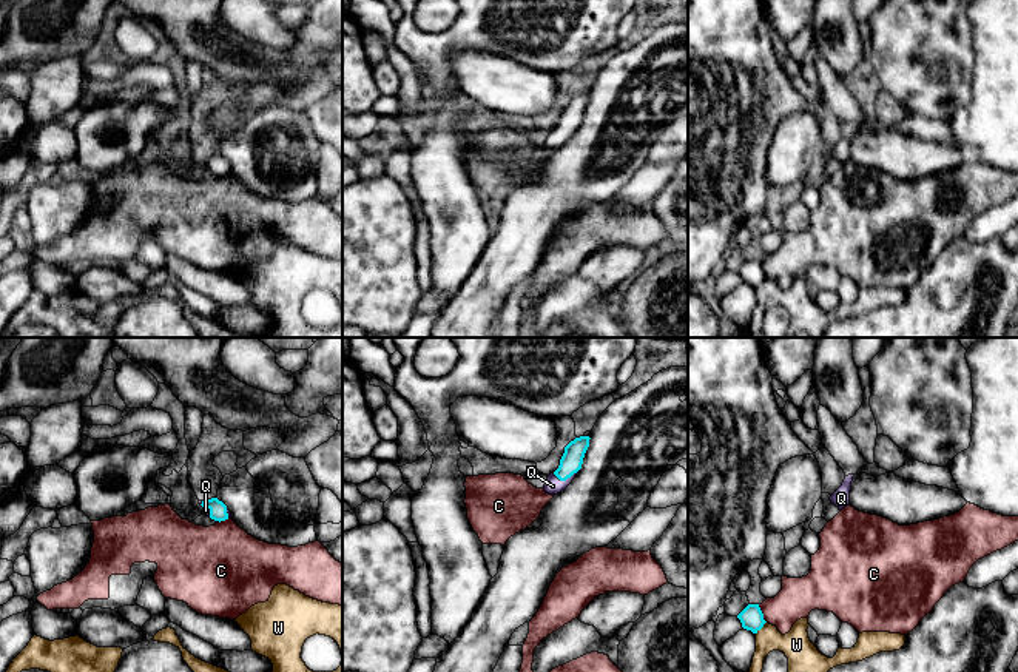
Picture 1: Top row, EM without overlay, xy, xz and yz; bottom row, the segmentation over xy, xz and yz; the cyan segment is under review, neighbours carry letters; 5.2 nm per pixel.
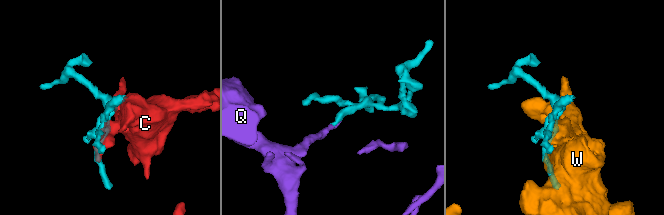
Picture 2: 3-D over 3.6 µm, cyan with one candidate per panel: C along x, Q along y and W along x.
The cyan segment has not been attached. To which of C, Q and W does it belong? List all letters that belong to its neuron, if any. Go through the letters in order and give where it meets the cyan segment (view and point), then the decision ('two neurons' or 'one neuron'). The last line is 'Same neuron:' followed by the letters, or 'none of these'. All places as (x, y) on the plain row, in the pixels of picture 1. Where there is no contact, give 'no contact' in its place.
C: meets cyan in yz at (762, 268); two neurons
Q: meets cyan in xz at (565, 134); one neuron
W: meets cyan in yz at (762, 281); two neurons
Same neuron: Q

